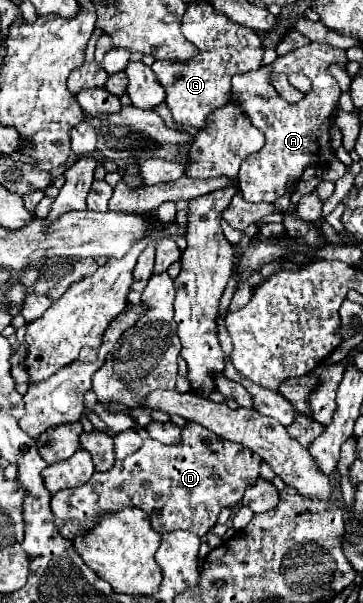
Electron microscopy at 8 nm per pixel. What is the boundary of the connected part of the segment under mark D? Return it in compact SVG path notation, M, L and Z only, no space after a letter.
M187 422L181 432L181 440L177 444L161 444L161 442L145 442L135 454L127 456L123 462L117 460L109 472L95 472L91 480L77 488L59 490L51 496L51 512L55 516L57 532L73 542L77 536L85 536L101 516L123 510L127 506L141 508L149 514L151 524L157 532L173 532L173 530L189 530L203 538L219 518L219 512L229 506L235 508L247 486L253 486L260 474L261 458L240 444L217 438L211 430L203 428L197 422Z

